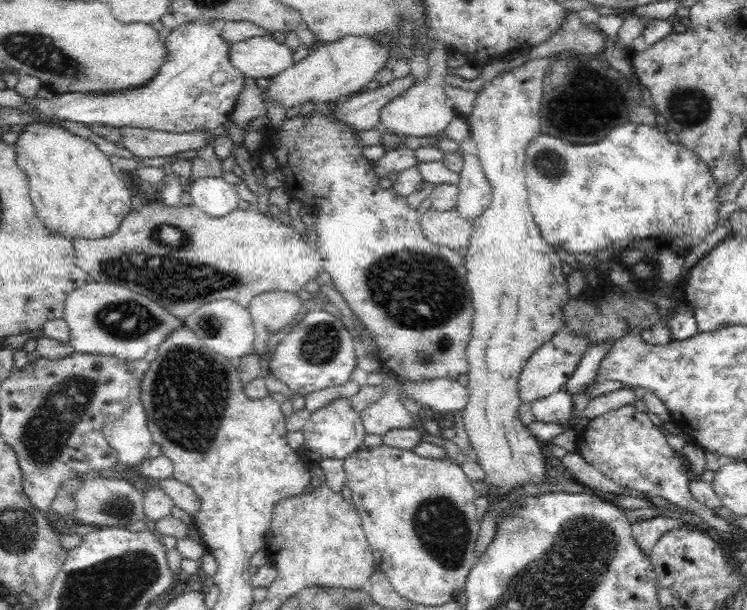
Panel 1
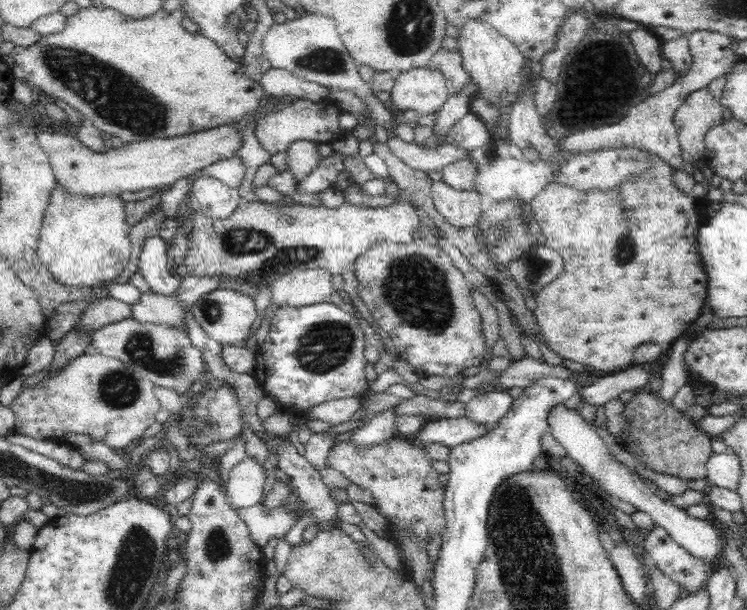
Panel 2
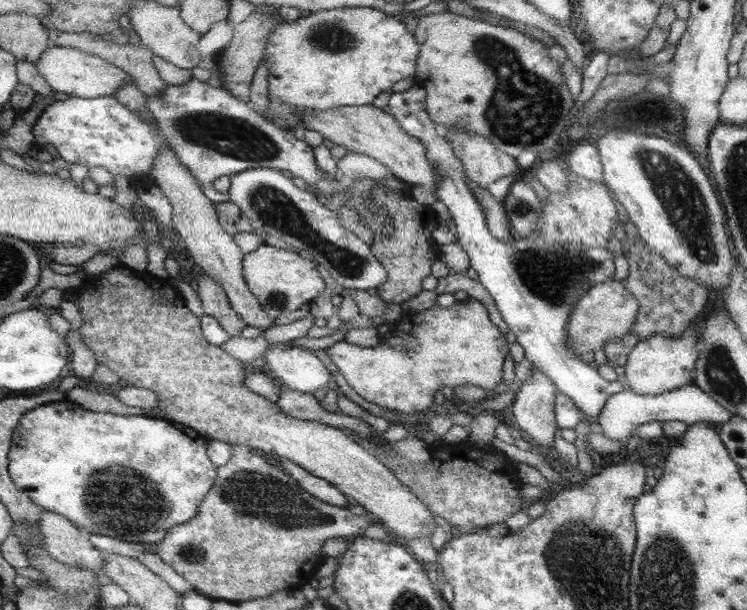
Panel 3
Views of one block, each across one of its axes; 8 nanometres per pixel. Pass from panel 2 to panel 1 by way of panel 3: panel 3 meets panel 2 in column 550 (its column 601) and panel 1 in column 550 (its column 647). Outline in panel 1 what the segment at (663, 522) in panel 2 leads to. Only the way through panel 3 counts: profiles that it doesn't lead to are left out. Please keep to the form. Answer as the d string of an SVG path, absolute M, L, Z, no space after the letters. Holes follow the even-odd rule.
M558 391L546 398L534 400L531 410L541 424L557 423L570 427L575 420L576 412L572 405L572 395Z

